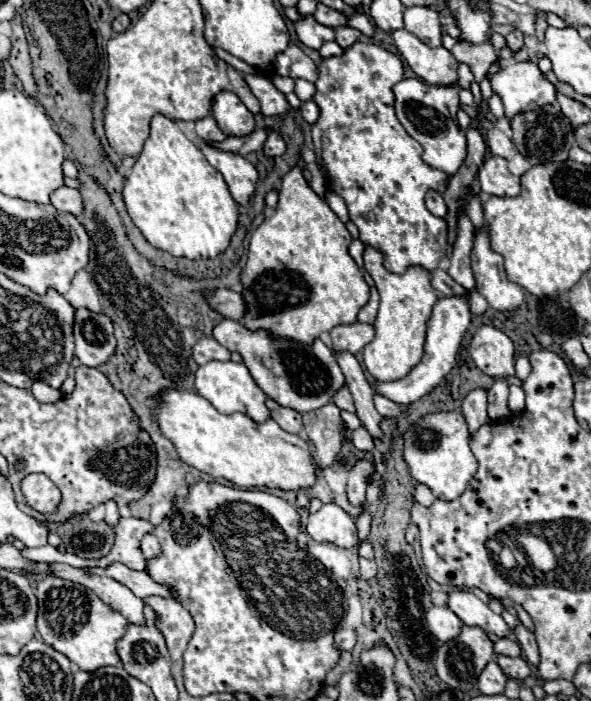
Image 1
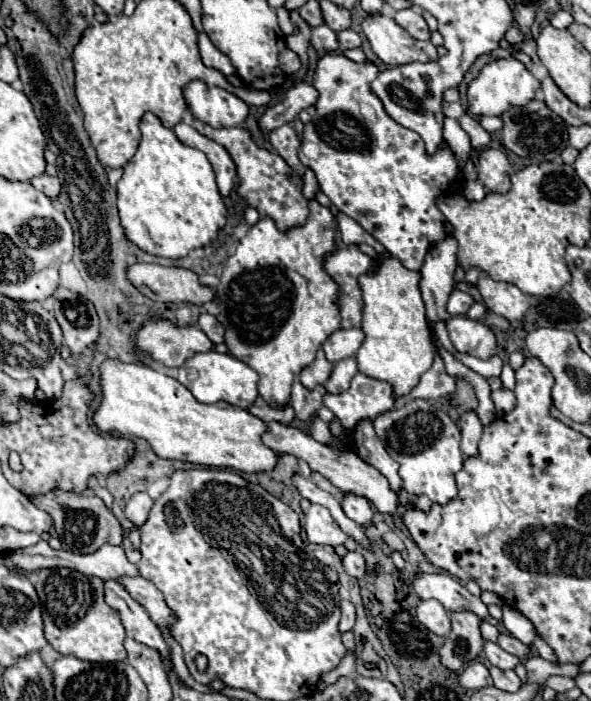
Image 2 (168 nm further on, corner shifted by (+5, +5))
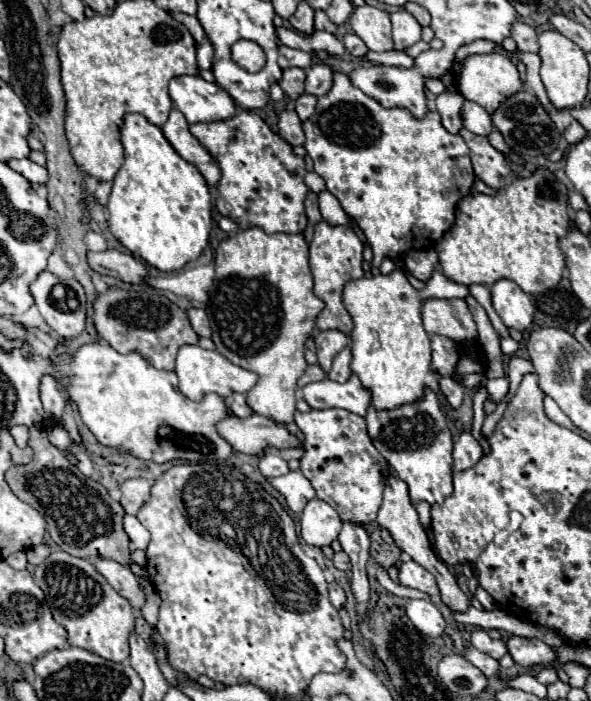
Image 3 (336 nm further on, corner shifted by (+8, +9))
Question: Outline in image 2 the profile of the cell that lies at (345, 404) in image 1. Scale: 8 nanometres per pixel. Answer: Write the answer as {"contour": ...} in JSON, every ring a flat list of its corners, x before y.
{"contour":[[353,357,341,359,339,363,335,363,333,373,331,373,329,381,325,383,325,389,327,389,329,393,333,393,333,395,345,393,347,387,349,387,349,383,351,383,351,379,355,377,357,371,359,371,359,369,357,369,357,361,355,361]]}

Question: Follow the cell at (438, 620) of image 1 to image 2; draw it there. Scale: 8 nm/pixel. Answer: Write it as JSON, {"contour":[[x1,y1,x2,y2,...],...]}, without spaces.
{"contour":[[429,599,429,601,421,601,419,607,417,607,417,619,429,629,433,631,435,635,439,637,447,637,449,631,451,631,451,619,449,619,449,613,445,611,445,607,435,601,435,599]]}

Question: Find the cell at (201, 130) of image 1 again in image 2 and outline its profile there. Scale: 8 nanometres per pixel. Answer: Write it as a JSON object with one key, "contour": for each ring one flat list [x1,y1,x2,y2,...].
{"contour":[[193,119,193,127,229,151,229,155,233,157,233,161,237,165,239,195,245,199,247,205,259,209,261,215,271,217,281,231,305,223,309,209,307,209,307,199,301,193,303,181,297,175,293,175,293,171,287,167,287,163,277,153,269,153,269,151,257,147,243,127,215,129,215,127,203,123,201,119]]}

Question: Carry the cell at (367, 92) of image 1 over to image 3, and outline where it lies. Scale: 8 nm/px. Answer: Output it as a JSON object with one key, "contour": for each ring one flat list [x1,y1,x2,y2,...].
{"contour":[[336,73,336,75,334,75,334,85,332,85,332,89,330,89,326,95,318,97,316,113,314,113,308,121,304,121,302,127,304,127,304,133,306,133,306,143,304,143,304,147,306,147,306,153,310,155,310,159,314,161,314,171,316,171,318,175,322,175,322,179,326,181,326,189,340,201,342,209,344,209,344,211,358,223,358,227,362,229,362,233,364,233,364,237,366,237,366,241,368,241,368,245,372,247,372,253,374,253,374,261,372,261,374,267,380,267,382,259,386,259,386,257,392,257,392,259,394,259,394,257,400,257,402,253,406,253,406,251,410,251,410,249,430,247,430,245,428,245,428,237,430,237,430,235,426,235,426,233,434,233,434,237,440,239,440,237,452,227,452,223,454,223,454,219,456,219,456,215,454,215,456,203,458,203,464,195,474,193,476,175,474,175,472,163,470,163,470,149,468,149,468,145,464,143,464,139,462,139,460,135,454,135,454,133,450,133,450,131,444,129,444,125,440,123,438,111,428,111,422,119,418,119,418,117,414,117,408,109,402,109,402,107,386,109,386,107,382,107,378,101,374,101,372,97,364,95,360,89,352,87,348,75,344,75,344,73]]}

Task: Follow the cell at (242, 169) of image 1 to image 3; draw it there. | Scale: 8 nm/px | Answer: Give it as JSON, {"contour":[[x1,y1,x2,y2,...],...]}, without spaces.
{"contour":[[172,109,168,121,160,129,168,139,168,143,174,147,174,151,200,171,206,185,210,189,216,187,216,183,220,181,220,167,216,167,216,161,212,159,212,155,208,155,208,151,204,151,204,147,200,147,200,143,192,139,188,121,184,119,184,115,178,109]]}

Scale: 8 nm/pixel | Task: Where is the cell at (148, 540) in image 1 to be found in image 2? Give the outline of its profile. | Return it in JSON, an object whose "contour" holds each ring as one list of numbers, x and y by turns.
{"contour":[[137,493,133,495,127,505,125,505,125,517,135,525,141,527,147,517,149,517,149,509,153,507,153,499,147,493]]}

